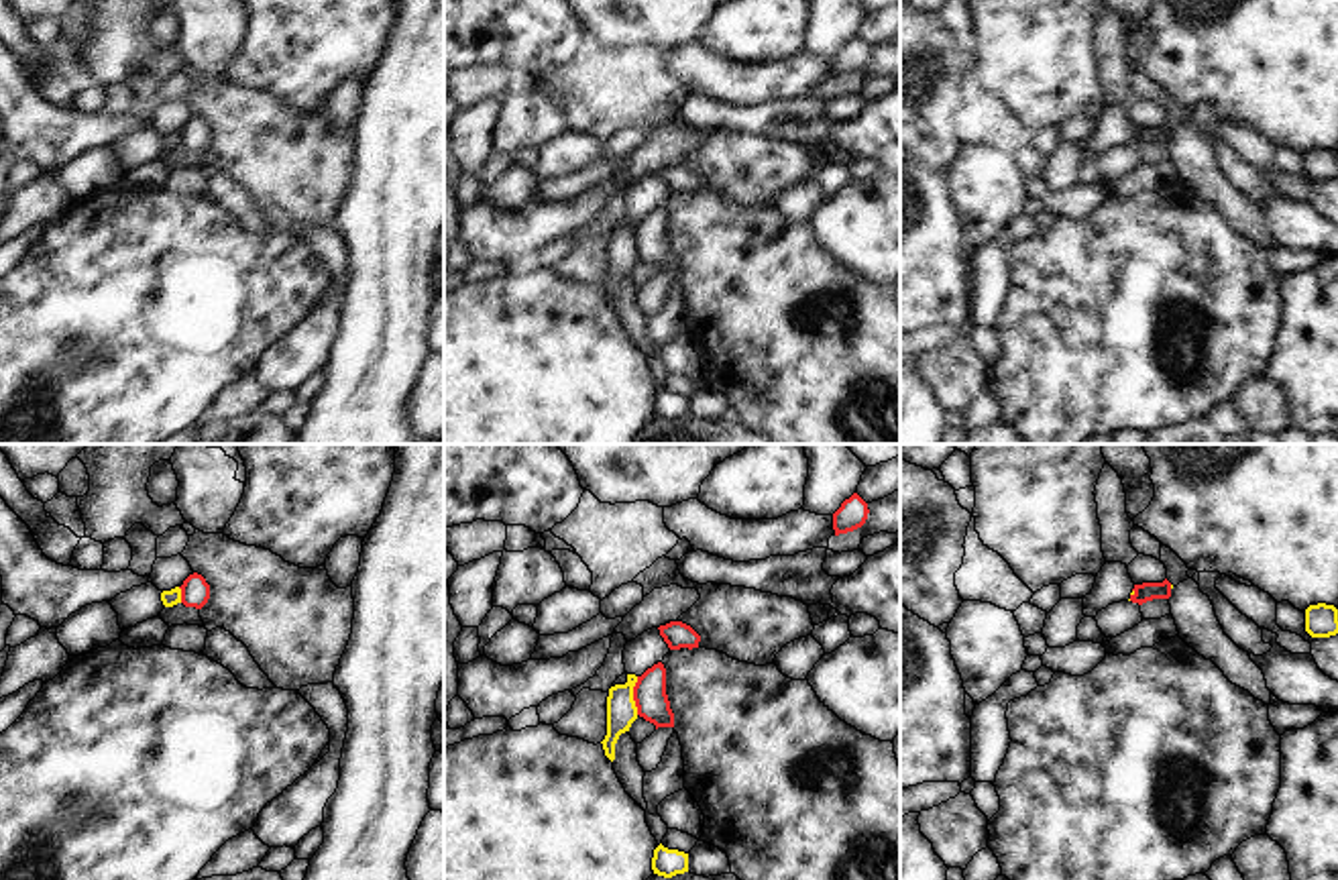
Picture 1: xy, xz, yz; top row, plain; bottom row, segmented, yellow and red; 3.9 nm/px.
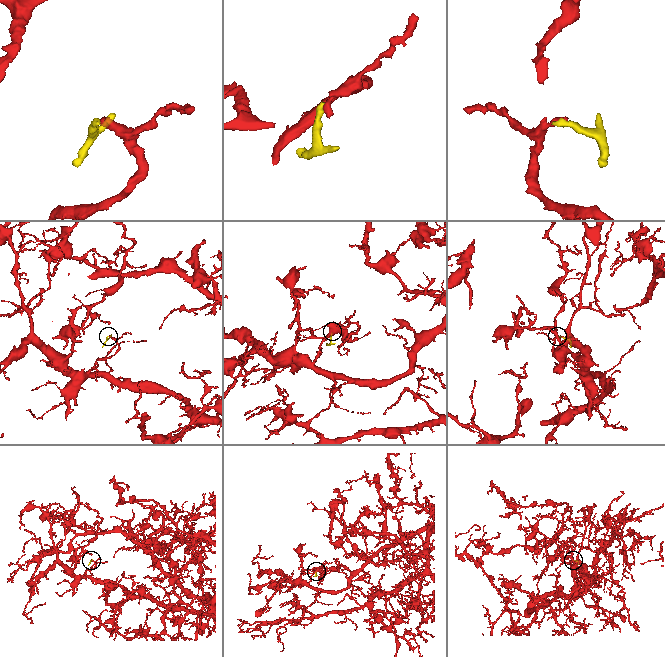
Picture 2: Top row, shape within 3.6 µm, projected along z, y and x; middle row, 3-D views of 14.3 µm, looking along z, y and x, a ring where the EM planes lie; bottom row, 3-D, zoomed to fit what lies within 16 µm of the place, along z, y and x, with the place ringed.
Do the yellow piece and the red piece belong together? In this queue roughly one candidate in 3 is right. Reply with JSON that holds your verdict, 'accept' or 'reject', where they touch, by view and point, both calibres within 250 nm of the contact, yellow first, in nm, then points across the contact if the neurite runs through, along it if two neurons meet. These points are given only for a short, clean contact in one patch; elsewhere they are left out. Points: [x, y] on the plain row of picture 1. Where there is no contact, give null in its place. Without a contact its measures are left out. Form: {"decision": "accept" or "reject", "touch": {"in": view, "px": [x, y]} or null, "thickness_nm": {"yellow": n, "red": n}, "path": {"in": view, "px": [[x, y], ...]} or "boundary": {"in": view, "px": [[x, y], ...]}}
{"decision": "reject", "touch": {"in": "xz", "px": [632, 239]}, "thickness_nm": {"yellow": 120, "red": 130}, "boundary": {"in": "xz", "px": [[638, 221], [634, 231], [636, 257]]}}

